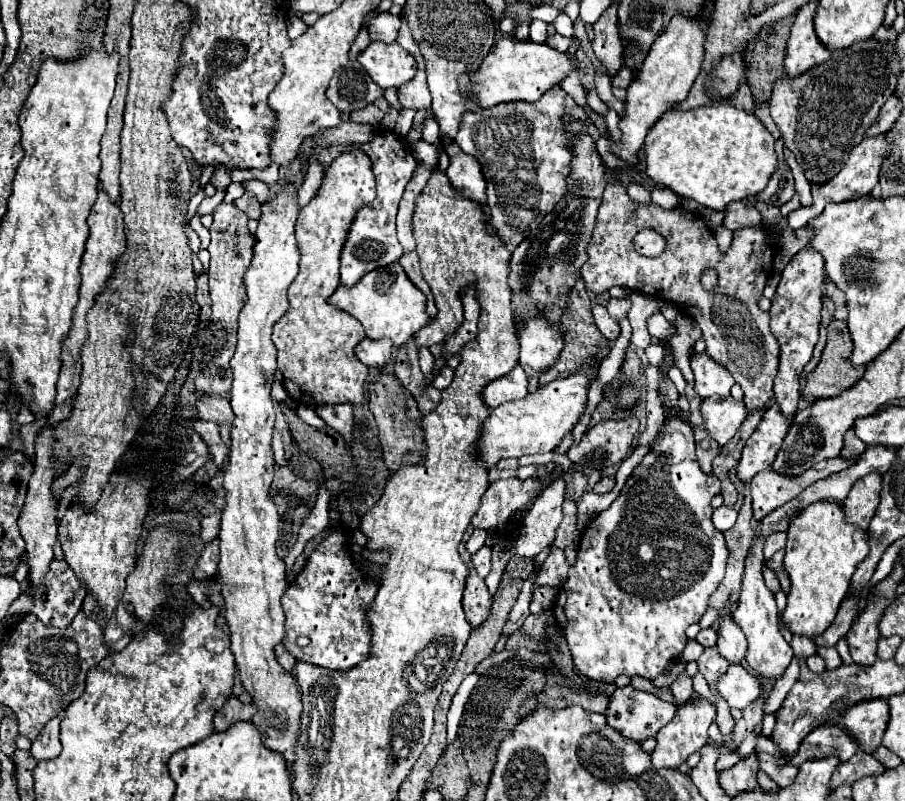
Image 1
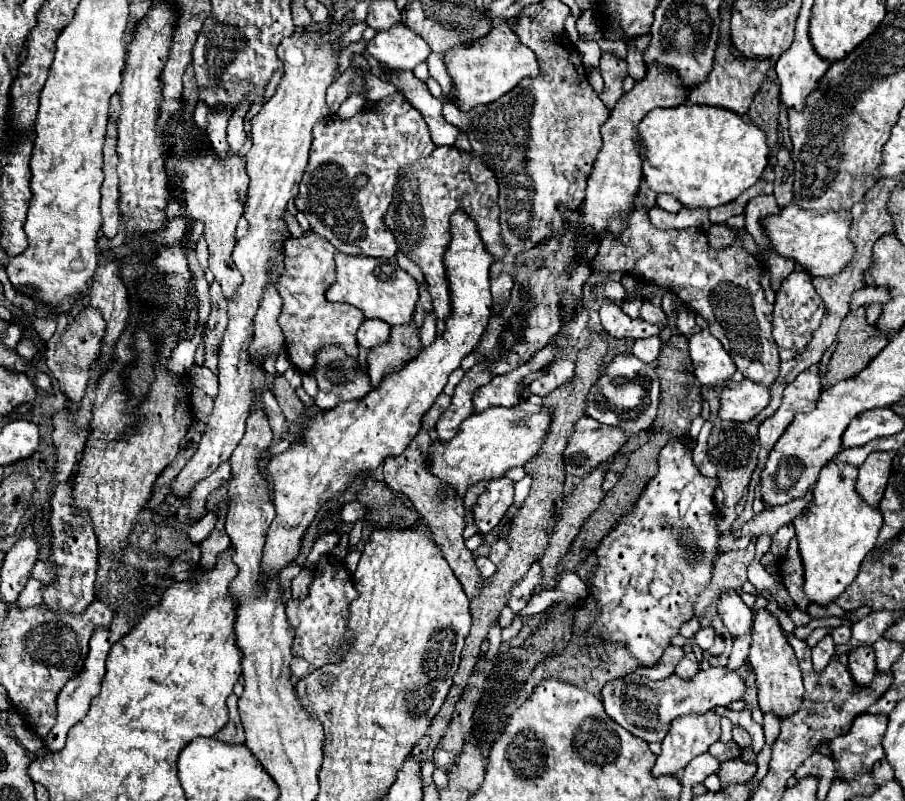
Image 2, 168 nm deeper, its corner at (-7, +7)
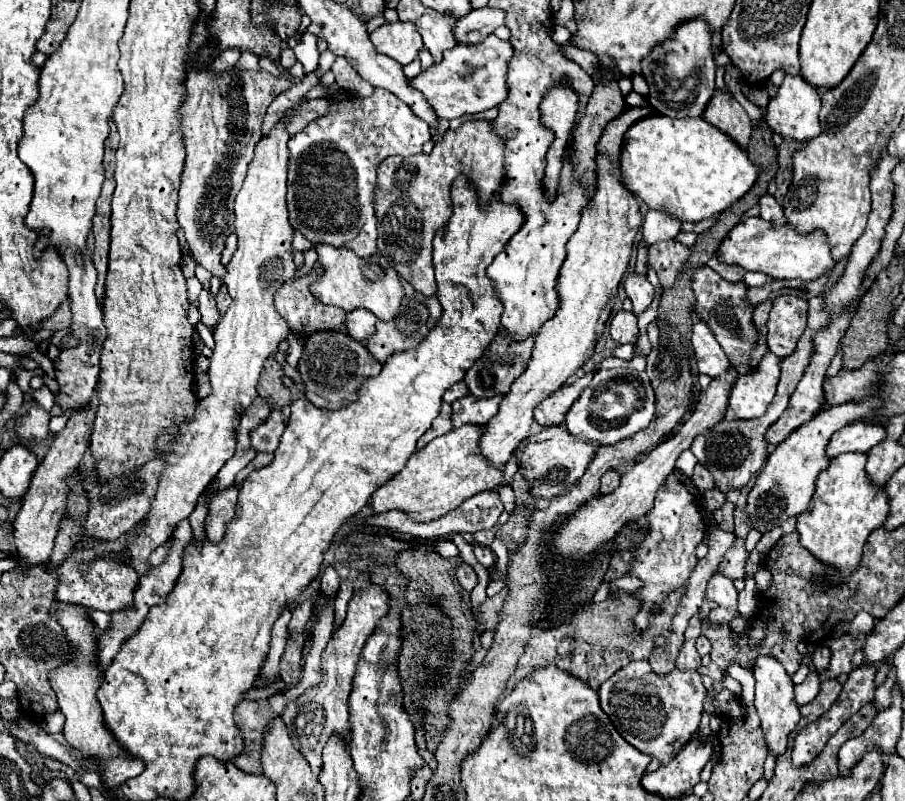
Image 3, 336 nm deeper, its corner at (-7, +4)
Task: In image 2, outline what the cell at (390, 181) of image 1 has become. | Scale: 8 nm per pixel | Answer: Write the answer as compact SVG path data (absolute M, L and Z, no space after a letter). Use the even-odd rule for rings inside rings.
M401 92L389 94L387 98L379 100L373 108L363 108L363 110L359 110L355 116L351 116L351 118L347 118L347 120L339 118L337 114L335 114L335 116L329 116L329 118L325 118L325 120L319 120L319 122L313 126L313 142L311 142L311 150L309 150L309 164L305 166L305 176L301 178L299 194L297 194L297 198L295 198L295 206L297 206L297 210L301 210L301 212L305 214L305 218L307 218L309 224L311 224L311 230L317 232L319 236L325 236L325 240L329 240L339 252L349 254L349 256L377 256L377 258L391 258L391 256L397 252L397 242L395 242L395 236L385 228L383 218L385 218L385 212L387 212L387 208L389 208L389 204L391 204L391 200L393 200L393 190L395 190L397 174L399 174L399 170L403 170L403 168L407 168L409 164L413 164L417 158L429 156L433 150L435 150L435 144L431 142L429 128L427 128L427 124L425 124L425 120L423 120L421 112L415 110L415 108L405 100L405 96L403 96ZM359 174L367 176L367 184L361 186L361 188L355 186L355 178L357 178Z

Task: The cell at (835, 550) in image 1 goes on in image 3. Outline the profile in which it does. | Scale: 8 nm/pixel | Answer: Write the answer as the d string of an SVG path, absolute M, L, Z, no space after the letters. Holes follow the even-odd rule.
M845 453L831 459L831 465L817 477L817 489L811 507L797 517L801 545L823 565L835 569L843 577L849 577L859 567L863 545L889 515L885 491L883 487L873 487L869 483L865 461L865 453Z

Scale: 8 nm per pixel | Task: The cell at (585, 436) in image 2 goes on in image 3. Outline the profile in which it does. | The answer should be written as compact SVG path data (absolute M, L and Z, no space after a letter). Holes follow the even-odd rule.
M557 425L547 427L523 441L517 449L517 463L525 469L525 479L529 481L531 493L537 499L553 499L557 495L563 495L571 483L577 483L581 479L599 447L599 443L577 439L563 425Z

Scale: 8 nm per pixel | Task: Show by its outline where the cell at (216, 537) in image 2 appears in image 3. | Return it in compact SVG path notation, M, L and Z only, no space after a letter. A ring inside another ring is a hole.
M227 487L223 491L217 491L209 499L209 515L207 515L207 539L211 543L221 543L225 535L225 527L229 519L233 519L235 509L237 509L237 489Z

